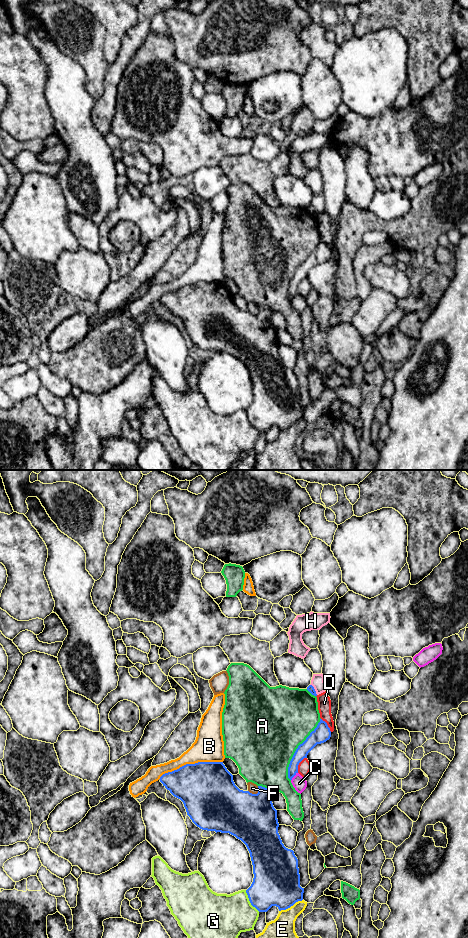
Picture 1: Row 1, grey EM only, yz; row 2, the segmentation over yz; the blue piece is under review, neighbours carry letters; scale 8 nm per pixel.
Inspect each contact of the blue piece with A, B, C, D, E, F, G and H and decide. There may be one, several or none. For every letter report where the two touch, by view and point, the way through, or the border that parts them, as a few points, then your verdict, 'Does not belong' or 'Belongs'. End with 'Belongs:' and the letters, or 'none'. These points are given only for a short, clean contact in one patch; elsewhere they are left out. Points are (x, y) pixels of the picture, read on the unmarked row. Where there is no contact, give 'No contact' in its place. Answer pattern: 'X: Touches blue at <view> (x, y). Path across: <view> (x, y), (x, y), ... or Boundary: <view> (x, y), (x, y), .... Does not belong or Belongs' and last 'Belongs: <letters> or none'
A: Touches blue at yz (296, 269). Does not belong
B: Touches blue at yz (190, 284). Does not belong
C: Touches blue at yz (294, 295). Does not belong
D: Touches blue at yz (298, 284). Does not belong
E: Touches blue at yz (290, 426). Does not belong
F: Touches blue at yz (255, 314). Does not belong
G: Touches blue at yz (249, 420). Does not belong
H: Touches blue at yz (314, 209). Boundary: yz (310, 204), (317, 214). Does not belong
Belongs: none

